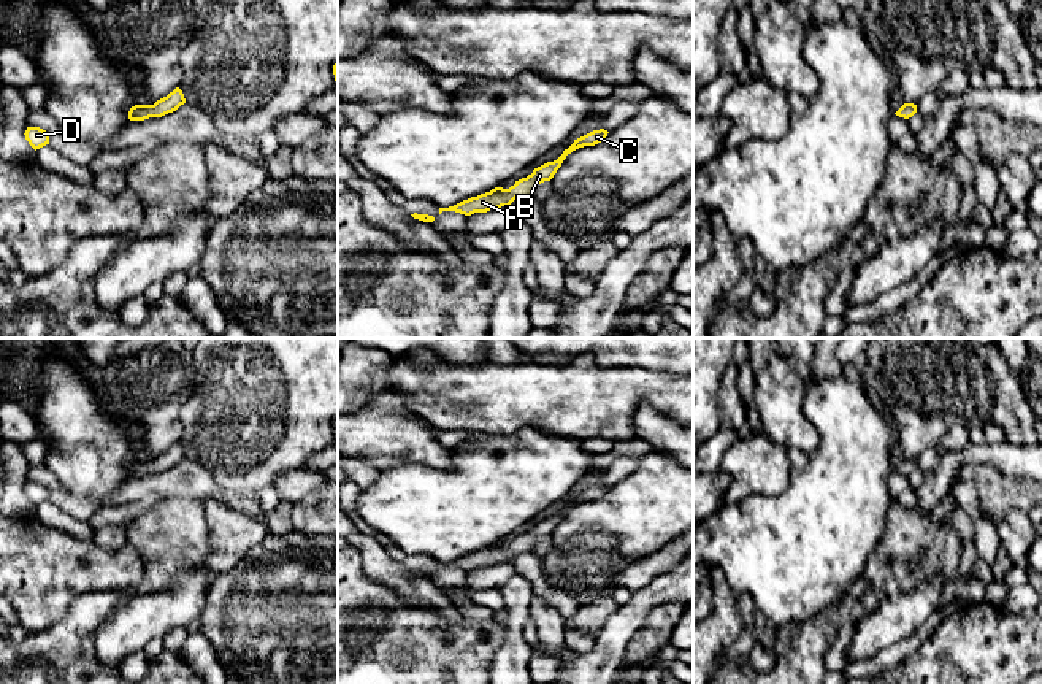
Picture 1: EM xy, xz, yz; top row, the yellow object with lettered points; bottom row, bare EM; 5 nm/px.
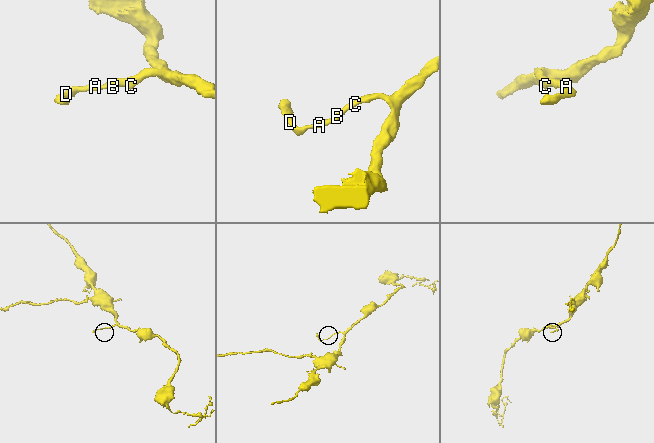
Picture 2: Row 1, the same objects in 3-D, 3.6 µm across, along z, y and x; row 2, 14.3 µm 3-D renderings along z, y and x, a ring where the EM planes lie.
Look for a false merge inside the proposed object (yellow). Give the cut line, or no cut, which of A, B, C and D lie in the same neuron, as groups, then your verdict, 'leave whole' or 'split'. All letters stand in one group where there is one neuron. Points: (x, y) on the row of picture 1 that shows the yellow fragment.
cut none; groups A B C D; leave whole

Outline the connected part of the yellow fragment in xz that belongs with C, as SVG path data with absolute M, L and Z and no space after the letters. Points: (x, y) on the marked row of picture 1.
M604 129L593 130L574 140L574 143L568 149L565 149L563 154L557 160L547 162L534 168L531 175L515 181L515 184L511 186L509 189L495 187L490 192L481 194L477 197L471 197L454 206L439 208L439 214L442 211L455 211L465 216L471 216L474 213L487 213L490 209L498 209L501 206L511 206L511 203L520 197L531 197L538 184L544 181L550 181L554 178L554 175L561 167L568 154L571 154L573 151L579 148L595 146L601 143L607 136L607 133L609 132Z

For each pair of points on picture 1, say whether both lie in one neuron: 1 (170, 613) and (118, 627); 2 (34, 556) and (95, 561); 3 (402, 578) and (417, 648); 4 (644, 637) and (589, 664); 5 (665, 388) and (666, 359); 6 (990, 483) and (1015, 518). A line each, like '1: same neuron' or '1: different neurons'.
1: same neuron
2: same neuron
3: different neurons
4: different neurons
5: different neurons
6: different neurons

